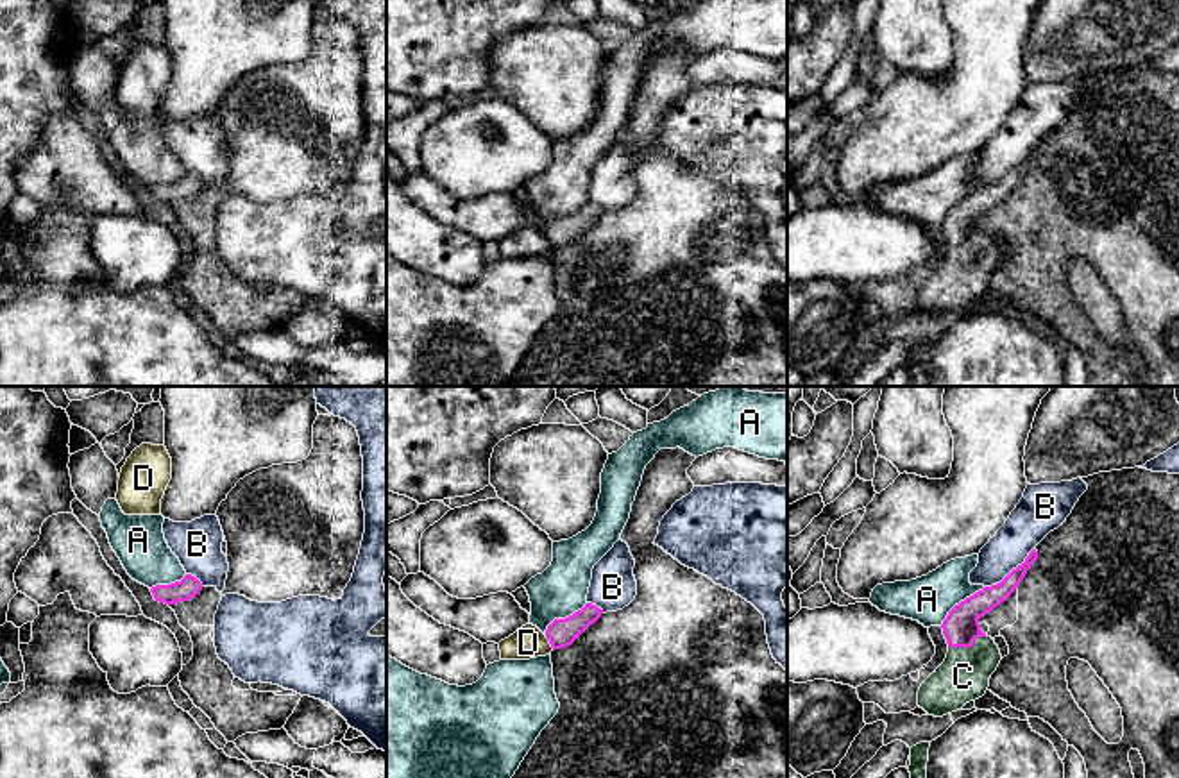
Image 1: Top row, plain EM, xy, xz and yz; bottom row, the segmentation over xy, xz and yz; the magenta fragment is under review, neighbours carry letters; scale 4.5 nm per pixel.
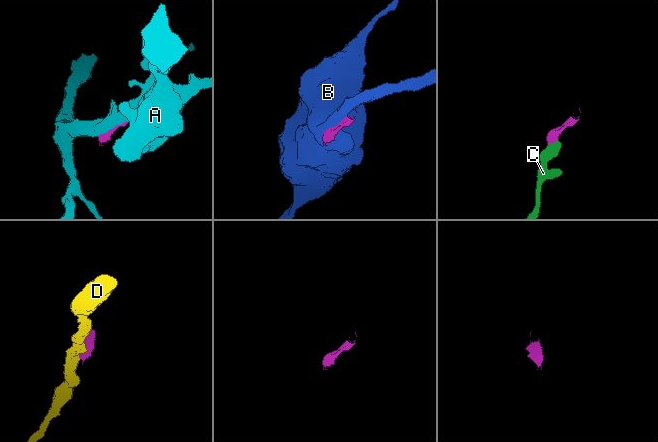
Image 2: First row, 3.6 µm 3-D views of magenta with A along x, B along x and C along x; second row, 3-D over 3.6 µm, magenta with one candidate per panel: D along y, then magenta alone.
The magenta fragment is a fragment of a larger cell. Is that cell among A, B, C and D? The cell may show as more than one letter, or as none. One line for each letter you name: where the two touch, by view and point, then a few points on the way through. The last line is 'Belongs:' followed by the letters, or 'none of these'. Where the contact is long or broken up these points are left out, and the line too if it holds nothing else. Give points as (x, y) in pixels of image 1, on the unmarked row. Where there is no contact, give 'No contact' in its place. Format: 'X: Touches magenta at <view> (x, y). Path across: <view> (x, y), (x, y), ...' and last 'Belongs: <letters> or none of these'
C: Touches magenta at yz (968, 245). Path across: yz (961, 226), (968, 245), (968, 267), (963, 276)
Belongs: C

